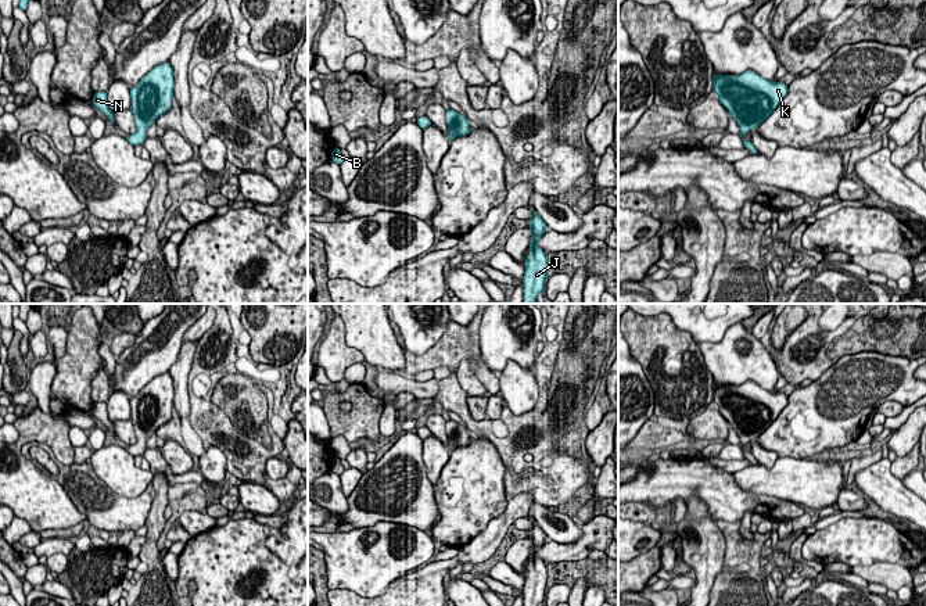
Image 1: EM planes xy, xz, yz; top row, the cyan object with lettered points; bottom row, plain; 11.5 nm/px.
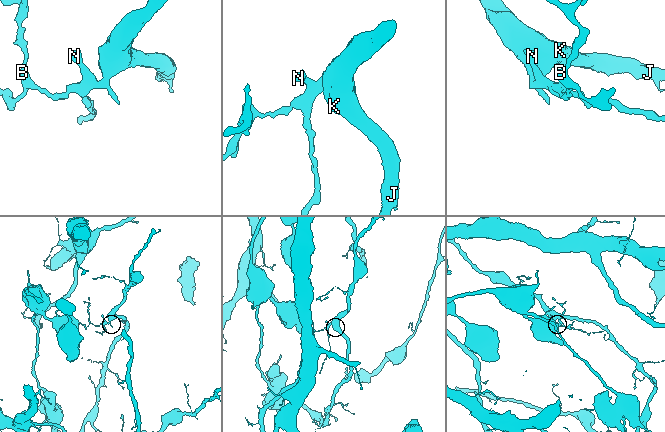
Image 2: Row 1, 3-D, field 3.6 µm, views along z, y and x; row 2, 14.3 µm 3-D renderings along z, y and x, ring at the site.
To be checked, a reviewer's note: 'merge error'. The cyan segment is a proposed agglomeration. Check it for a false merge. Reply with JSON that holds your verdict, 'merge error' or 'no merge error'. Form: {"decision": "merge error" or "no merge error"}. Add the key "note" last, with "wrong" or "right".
{"decision": "no merge error", "note": "wrong"}

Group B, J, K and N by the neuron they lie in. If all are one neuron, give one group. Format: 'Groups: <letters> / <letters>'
Groups: B J K N

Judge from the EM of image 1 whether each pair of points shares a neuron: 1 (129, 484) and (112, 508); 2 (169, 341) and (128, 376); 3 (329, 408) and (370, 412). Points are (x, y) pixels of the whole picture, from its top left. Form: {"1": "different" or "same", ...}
{"1": "different", "2": "same", "3": "same"}

